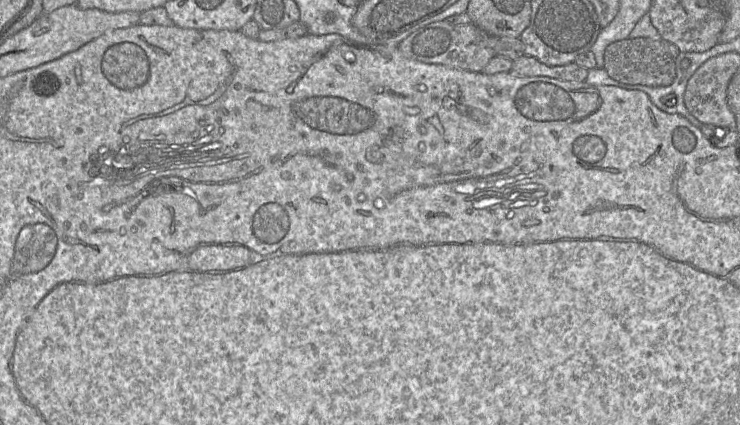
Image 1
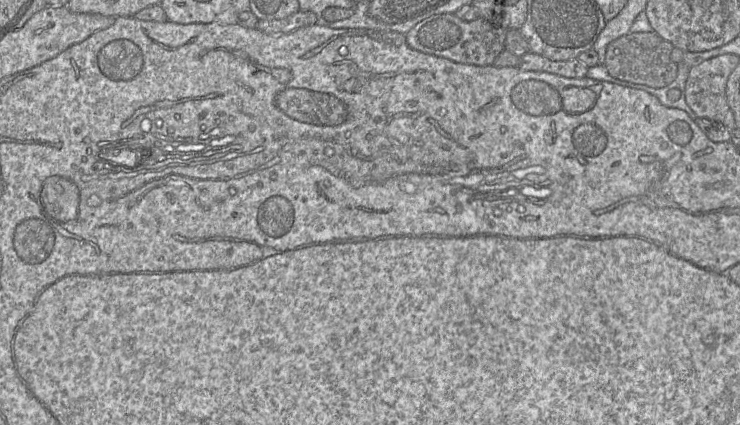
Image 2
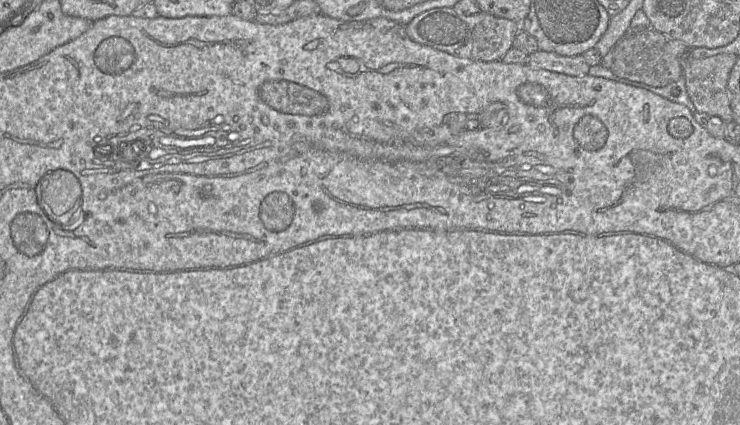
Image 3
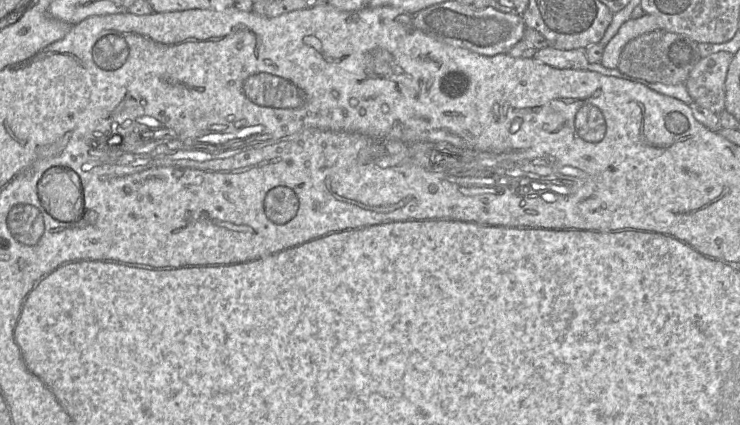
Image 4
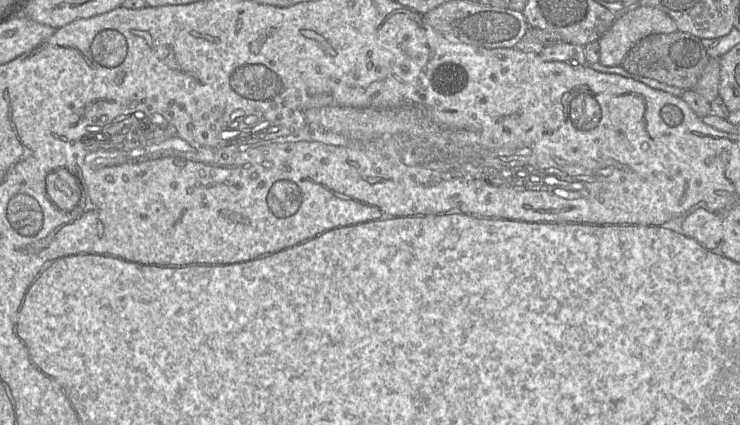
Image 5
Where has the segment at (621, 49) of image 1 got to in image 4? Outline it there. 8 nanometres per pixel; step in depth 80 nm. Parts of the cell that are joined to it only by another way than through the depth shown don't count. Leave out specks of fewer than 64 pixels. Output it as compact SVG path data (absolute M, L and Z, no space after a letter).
M658 29L645 33L629 41L621 51L617 69L628 76L640 78L651 83L666 85L685 84L689 73L701 59L697 42L686 35Z

